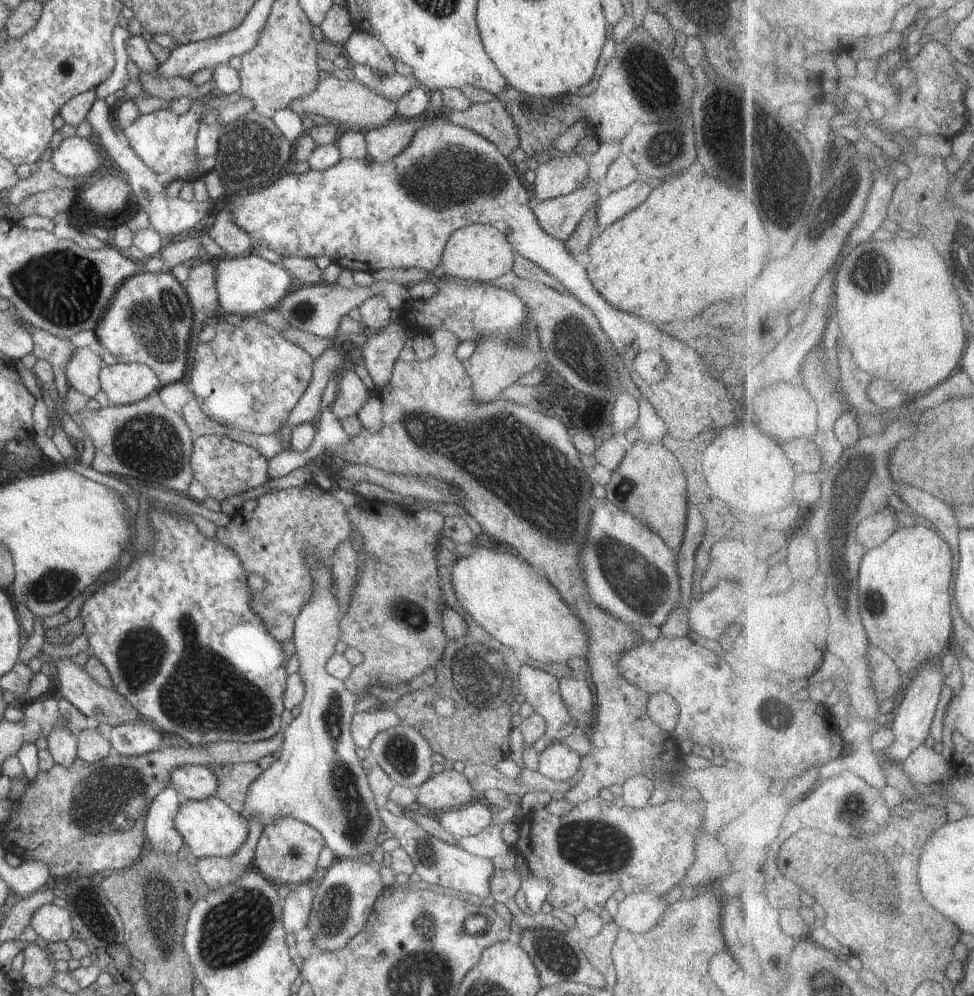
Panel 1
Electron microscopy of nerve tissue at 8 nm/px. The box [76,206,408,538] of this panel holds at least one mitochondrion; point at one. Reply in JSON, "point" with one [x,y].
{"point":[148,444]}

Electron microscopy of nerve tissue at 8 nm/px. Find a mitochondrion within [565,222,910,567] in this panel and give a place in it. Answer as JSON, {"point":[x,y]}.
{"point":[871,277]}

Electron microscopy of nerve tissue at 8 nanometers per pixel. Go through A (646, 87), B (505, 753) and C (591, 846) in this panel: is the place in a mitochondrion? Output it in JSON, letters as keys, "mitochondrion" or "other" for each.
{"A":"mitochondrion","B":"other","C":"mitochondrion"}

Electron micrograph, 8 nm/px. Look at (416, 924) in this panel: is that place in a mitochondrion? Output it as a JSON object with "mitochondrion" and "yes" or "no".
{"mitochondrion":"yes"}

